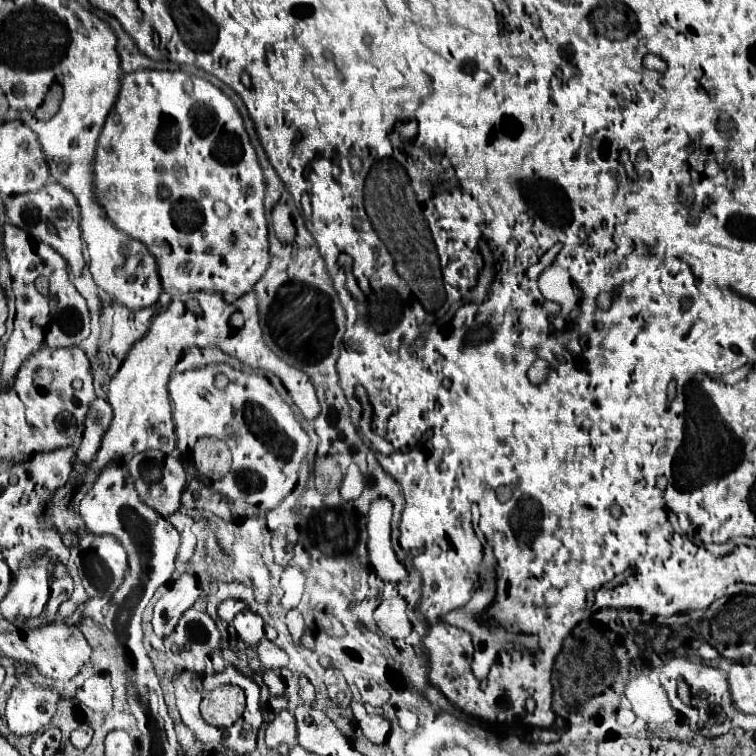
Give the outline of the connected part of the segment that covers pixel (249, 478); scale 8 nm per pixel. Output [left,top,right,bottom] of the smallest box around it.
[167,364,309,510]

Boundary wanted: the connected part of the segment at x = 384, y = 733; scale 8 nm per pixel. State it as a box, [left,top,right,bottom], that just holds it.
[350,700,391,744]

